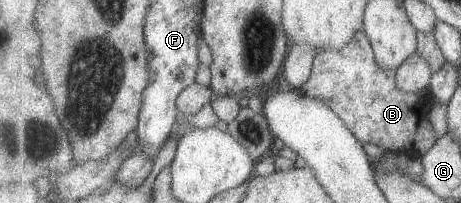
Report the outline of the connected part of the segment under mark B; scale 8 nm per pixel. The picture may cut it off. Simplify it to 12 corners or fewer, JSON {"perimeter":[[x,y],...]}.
{"perimeter":[[362,30],[302,91],[364,146],[421,158],[431,100],[397,89]]}

